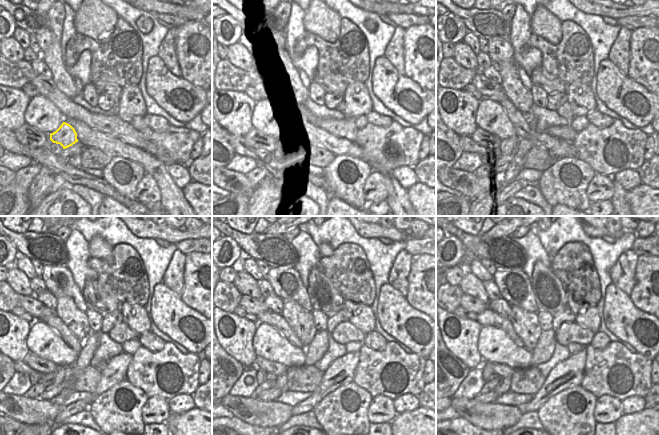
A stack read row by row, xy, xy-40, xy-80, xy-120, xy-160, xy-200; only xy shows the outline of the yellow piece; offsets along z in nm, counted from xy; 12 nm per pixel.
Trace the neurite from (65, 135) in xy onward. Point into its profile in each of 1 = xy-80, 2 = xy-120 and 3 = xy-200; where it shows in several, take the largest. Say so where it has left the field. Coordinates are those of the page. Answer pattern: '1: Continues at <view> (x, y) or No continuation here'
1: Continues at xy-80 (508, 146)
2: Continues at xy-120 (59, 375)
3: Continues at xy-200 (504, 385).

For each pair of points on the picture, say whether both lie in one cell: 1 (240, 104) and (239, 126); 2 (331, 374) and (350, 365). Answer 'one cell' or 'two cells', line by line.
1: one cell
2: one cell

